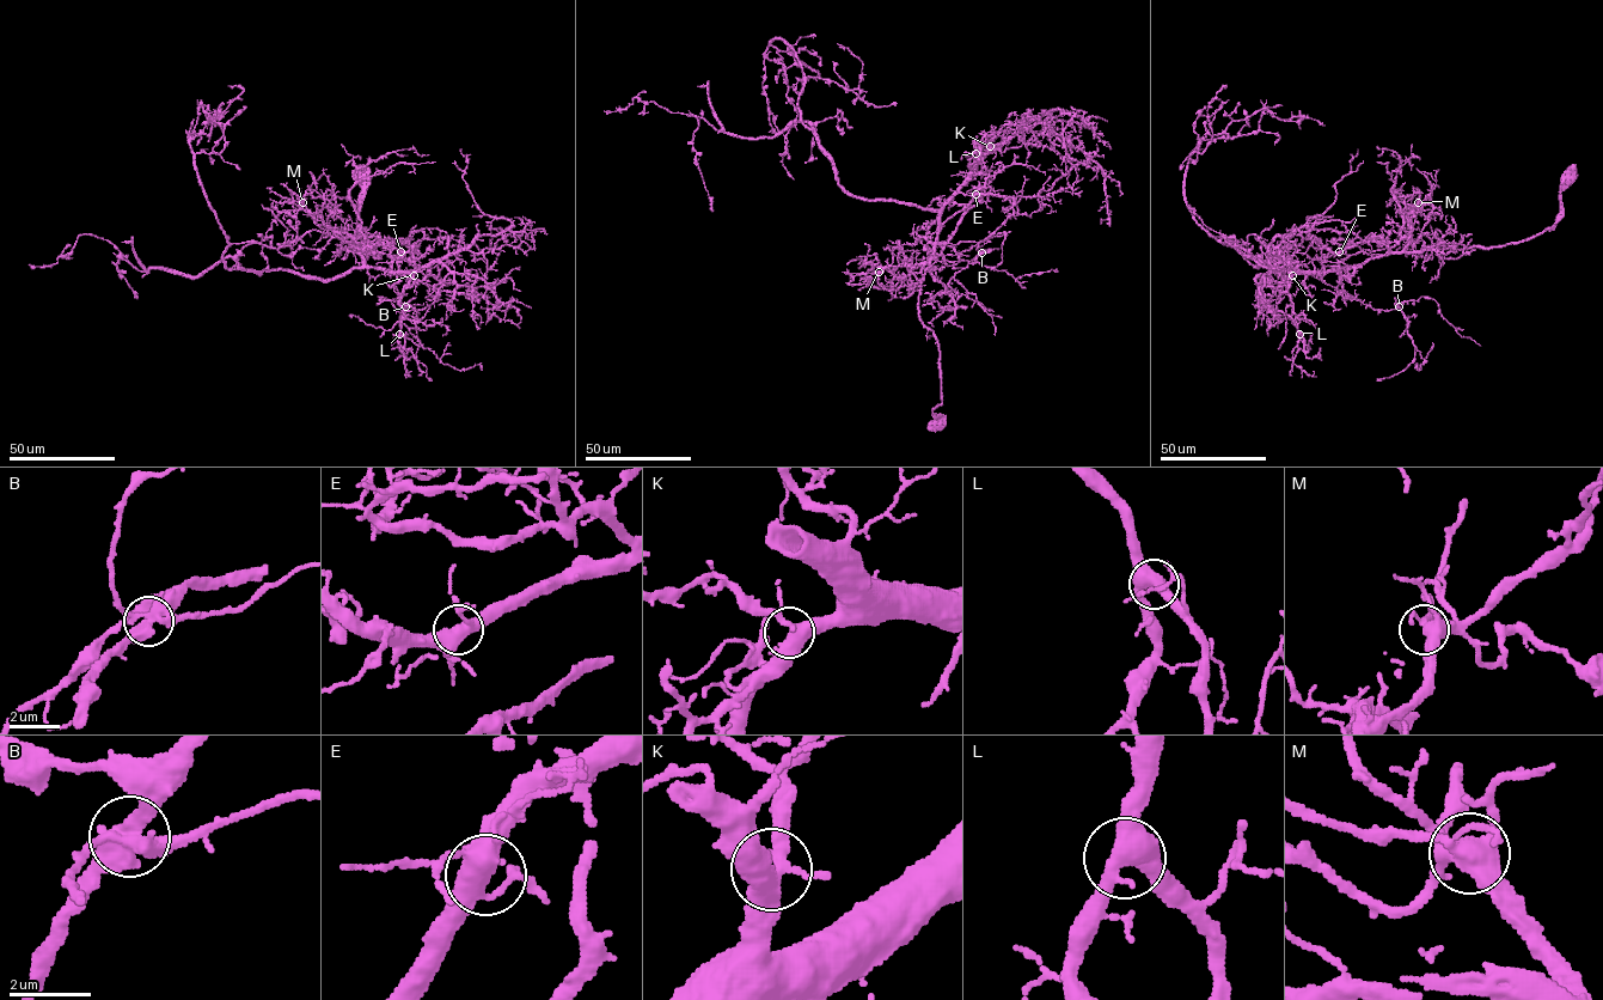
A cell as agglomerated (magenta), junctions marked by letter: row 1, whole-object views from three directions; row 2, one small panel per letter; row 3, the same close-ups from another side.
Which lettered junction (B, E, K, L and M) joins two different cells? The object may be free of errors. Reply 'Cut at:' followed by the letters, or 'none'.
Cut at: B

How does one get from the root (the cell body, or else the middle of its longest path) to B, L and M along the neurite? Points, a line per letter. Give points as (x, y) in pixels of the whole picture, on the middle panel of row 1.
B: (938, 421), (940, 349), (918, 291), (942, 207), (959, 191), (1014, 199), (982, 252)
L: (938, 421), (940, 349), (919, 317), (919, 284), (943, 205), (989, 146), (979, 141), (976, 153)
M: (938, 421), (932, 410), (942, 402), (940, 349), (918, 308), (921, 281), (930, 261), (888, 266), (879, 272)

